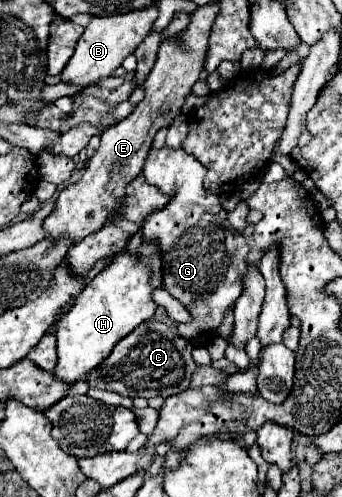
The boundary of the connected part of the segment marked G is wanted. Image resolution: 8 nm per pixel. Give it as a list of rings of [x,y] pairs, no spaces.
[[[152,148],[142,174],[162,194],[170,196],[164,208],[154,210],[146,218],[142,240],[154,242],[160,248],[162,284],[192,316],[190,322],[176,324],[178,336],[194,344],[204,344],[218,334],[226,310],[244,290],[244,276],[248,270],[246,256],[250,246],[244,236],[230,226],[228,214],[220,206],[218,196],[204,188],[202,180],[206,168],[194,156],[184,150]]]

